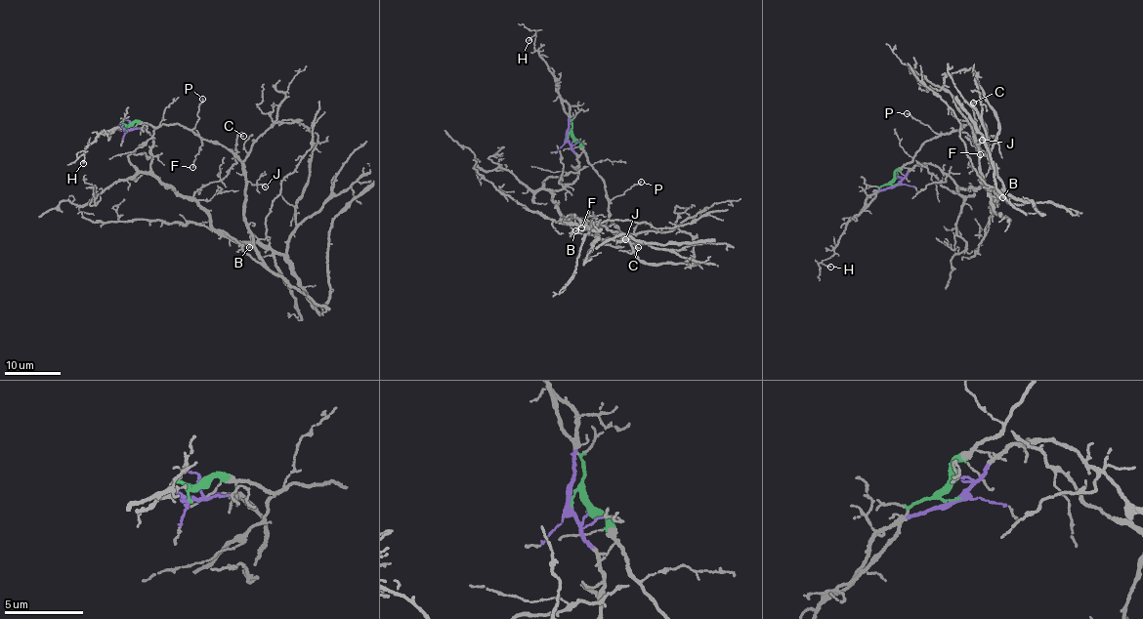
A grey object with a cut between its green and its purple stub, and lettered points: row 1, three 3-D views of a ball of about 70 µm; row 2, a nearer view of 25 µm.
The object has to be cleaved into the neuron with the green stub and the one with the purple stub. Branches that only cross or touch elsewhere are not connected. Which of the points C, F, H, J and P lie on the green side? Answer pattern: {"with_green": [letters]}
{"with_green": ["C", "F", "J", "P"]}

